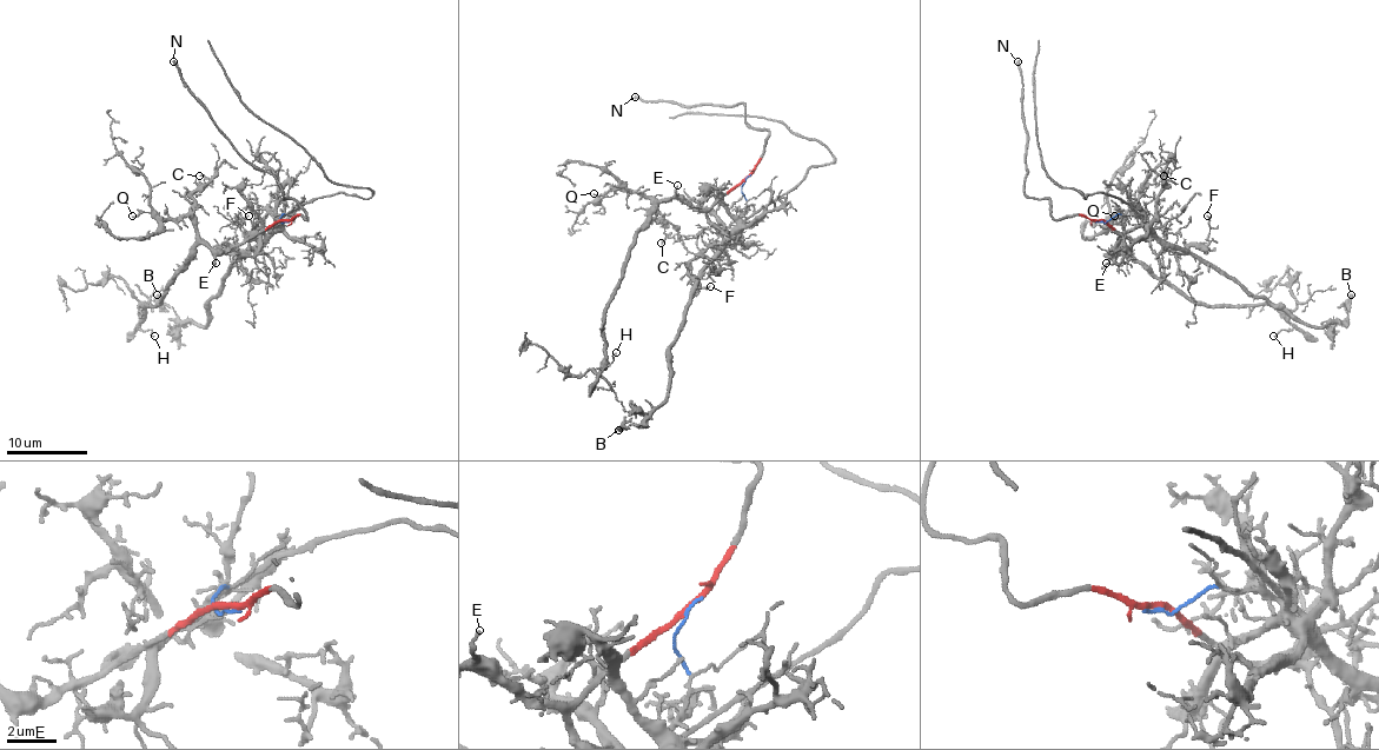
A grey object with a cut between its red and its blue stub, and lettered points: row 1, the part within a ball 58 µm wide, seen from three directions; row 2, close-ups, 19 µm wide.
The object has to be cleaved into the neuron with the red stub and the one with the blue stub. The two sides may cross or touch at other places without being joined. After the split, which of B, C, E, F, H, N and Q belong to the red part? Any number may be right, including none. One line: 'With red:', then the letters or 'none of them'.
With red: C, E, H, N, Q

